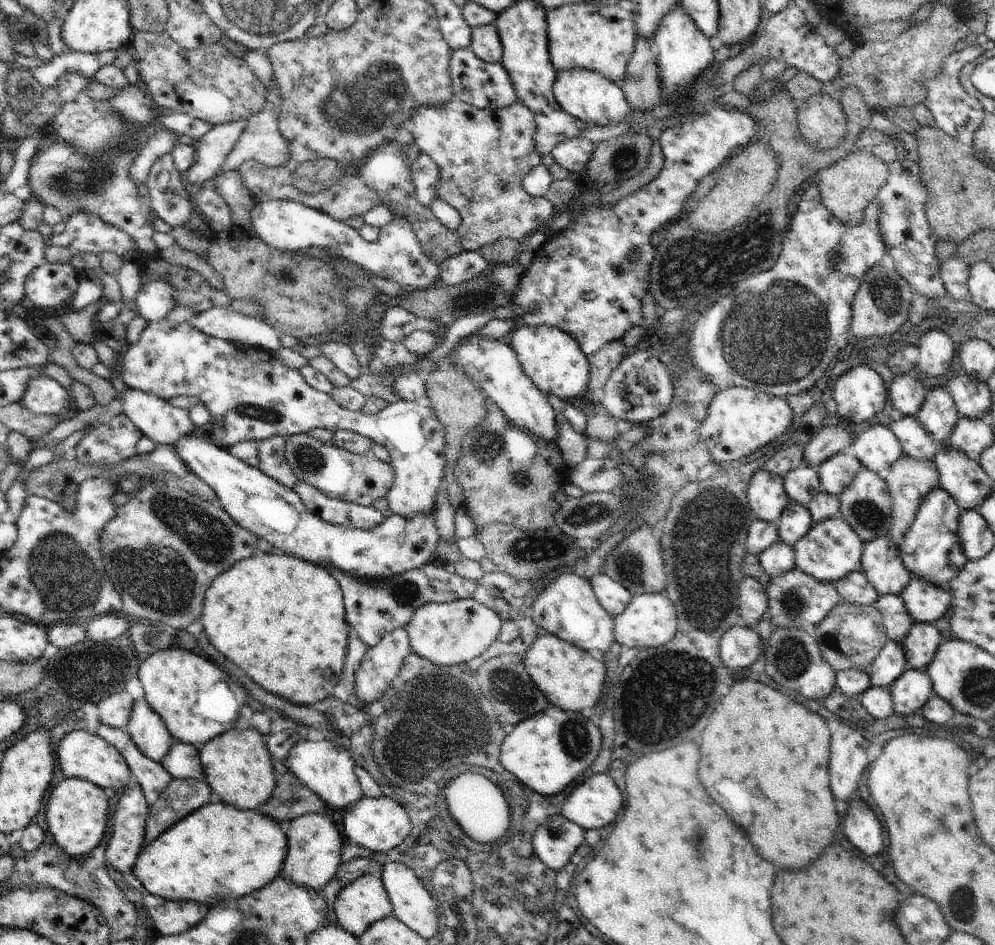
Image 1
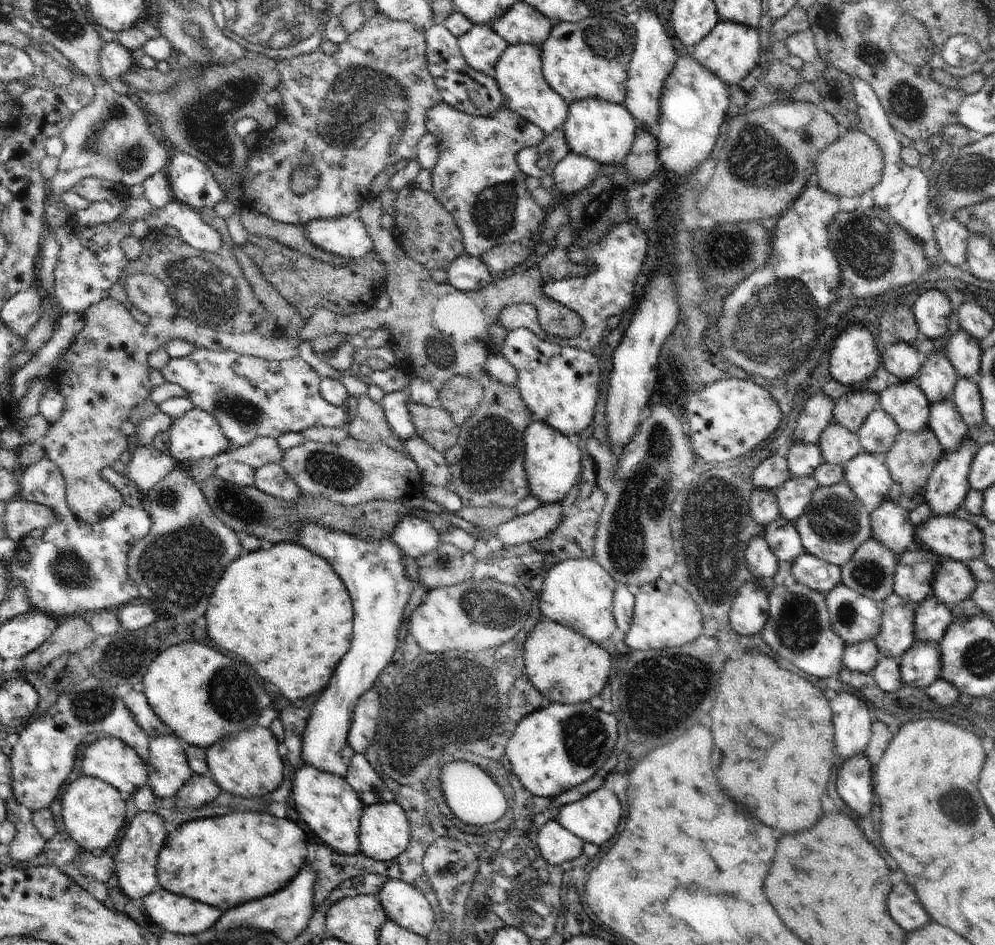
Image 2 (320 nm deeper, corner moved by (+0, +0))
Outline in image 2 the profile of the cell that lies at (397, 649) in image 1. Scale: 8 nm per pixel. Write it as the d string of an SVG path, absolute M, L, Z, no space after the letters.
M378 683L362 694L353 713L352 726L350 726L347 740L355 754L365 754L366 748L376 740L375 737L378 735L380 696L376 694L374 688L378 690Z

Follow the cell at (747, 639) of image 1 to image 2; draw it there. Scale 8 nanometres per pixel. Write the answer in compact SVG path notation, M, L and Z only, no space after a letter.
M754 582L740 588L730 612L730 626L736 634L754 636L762 632L769 616L767 596L767 590Z

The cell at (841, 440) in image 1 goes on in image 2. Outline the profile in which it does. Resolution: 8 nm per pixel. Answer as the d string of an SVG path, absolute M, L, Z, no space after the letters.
M852 390L835 400L832 423L857 434L866 418L879 408L880 395L870 390Z

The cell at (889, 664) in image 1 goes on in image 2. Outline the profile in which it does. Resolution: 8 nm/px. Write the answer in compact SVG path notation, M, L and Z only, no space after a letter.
M893 592L881 604L882 624L874 638L882 658L902 657L914 645L915 608Z

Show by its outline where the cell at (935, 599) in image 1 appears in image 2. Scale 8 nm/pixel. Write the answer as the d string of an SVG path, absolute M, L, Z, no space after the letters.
M947 558L935 571L932 592L944 604L960 604L966 601L976 589L976 578L972 570L958 561Z

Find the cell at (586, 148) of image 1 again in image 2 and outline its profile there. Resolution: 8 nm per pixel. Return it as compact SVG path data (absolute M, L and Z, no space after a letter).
M570 152L565 158L562 158L561 162L558 162L552 172L553 191L559 196L578 194L584 188L588 188L600 174L601 167L596 160Z

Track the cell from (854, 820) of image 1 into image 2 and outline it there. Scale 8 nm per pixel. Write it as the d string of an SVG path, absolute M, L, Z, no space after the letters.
M865 752L848 758L838 772L838 794L860 816L866 816L874 800L872 779L870 760Z

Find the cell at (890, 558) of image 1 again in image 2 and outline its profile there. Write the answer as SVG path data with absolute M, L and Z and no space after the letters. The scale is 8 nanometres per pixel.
M884 500L870 517L872 538L892 550L898 558L912 547L915 528L908 512L894 500Z

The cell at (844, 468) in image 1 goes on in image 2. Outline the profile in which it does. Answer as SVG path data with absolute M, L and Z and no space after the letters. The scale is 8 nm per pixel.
M831 423L820 436L819 448L824 462L846 466L858 454L865 452L858 440L857 434L850 432L848 428Z

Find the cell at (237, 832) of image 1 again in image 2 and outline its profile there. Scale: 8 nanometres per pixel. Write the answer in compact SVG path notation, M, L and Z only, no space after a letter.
M230 812L218 818L202 818L178 825L170 832L158 854L157 882L170 893L181 895L208 906L220 908L222 912L232 910L236 906L259 900L279 892L302 870L306 862L309 836L292 820L282 820L276 816L268 816L266 812Z

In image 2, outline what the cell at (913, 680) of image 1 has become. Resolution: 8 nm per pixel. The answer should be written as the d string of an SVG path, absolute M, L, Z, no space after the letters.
M915 641L901 657L900 680L904 686L926 689L940 677L940 643Z

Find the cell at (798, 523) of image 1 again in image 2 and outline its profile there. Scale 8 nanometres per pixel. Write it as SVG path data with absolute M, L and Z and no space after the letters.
M814 476L808 478L790 478L784 482L780 488L776 489L775 496L780 510L780 516L786 522L796 524L796 520L806 512L810 506L814 492L819 490L819 486L814 480Z

